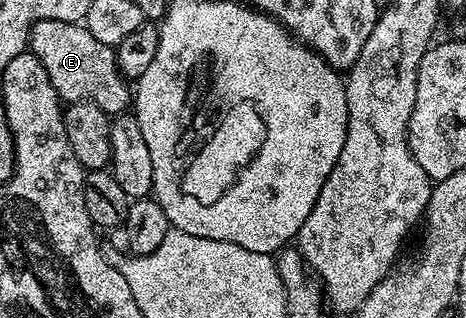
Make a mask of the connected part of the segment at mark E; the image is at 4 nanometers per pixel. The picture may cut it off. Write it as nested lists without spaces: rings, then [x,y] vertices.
[[[45,19],[31,28],[29,51],[45,67],[49,83],[64,102],[92,101],[101,111],[109,115],[123,115],[133,101],[128,78],[119,70],[115,49],[93,39],[93,35],[82,24],[73,21]]]

